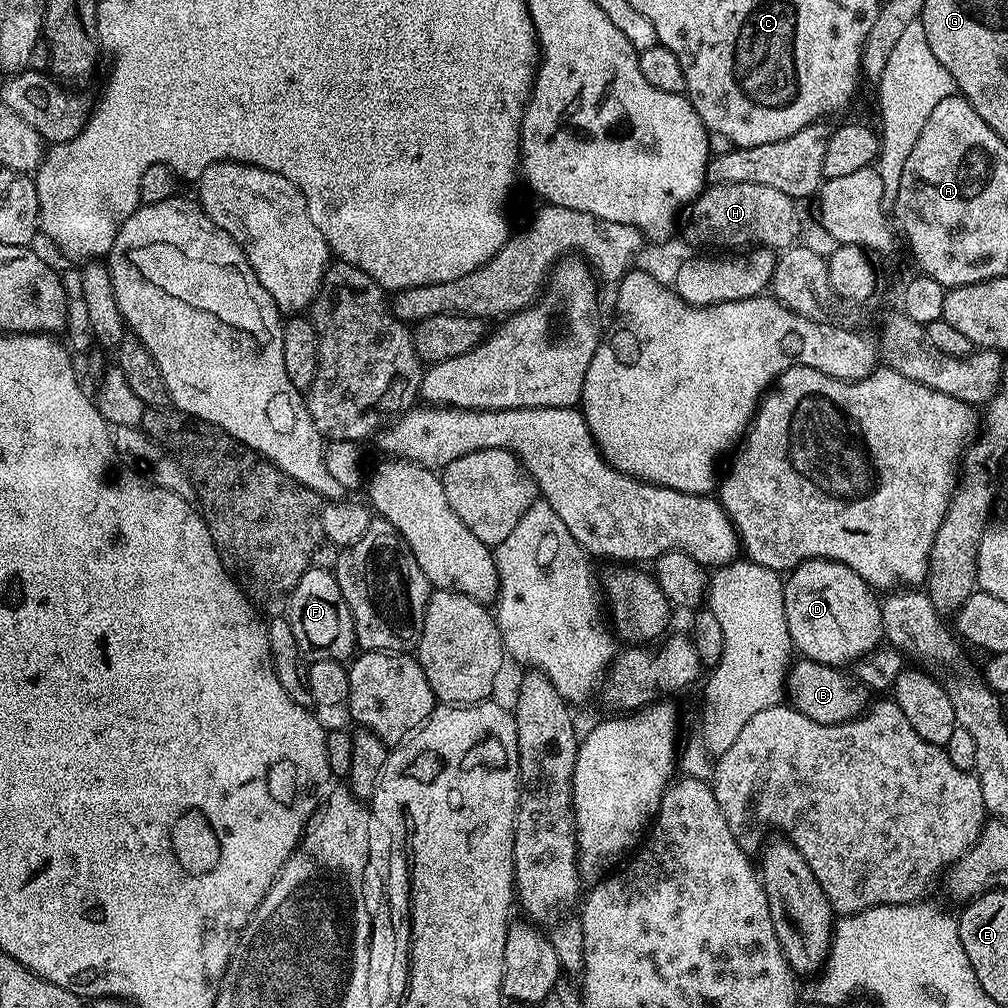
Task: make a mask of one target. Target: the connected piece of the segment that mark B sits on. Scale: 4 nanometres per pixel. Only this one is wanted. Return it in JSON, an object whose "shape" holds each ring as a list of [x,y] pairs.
{"shape":[[[803,658],[797,661],[797,664],[795,661],[791,665],[786,677],[786,696],[791,707],[806,714],[806,718],[819,724],[844,724],[848,720],[855,720],[869,707],[870,689],[855,675],[848,673],[847,676],[844,673],[847,671],[831,664],[819,664]]]}

